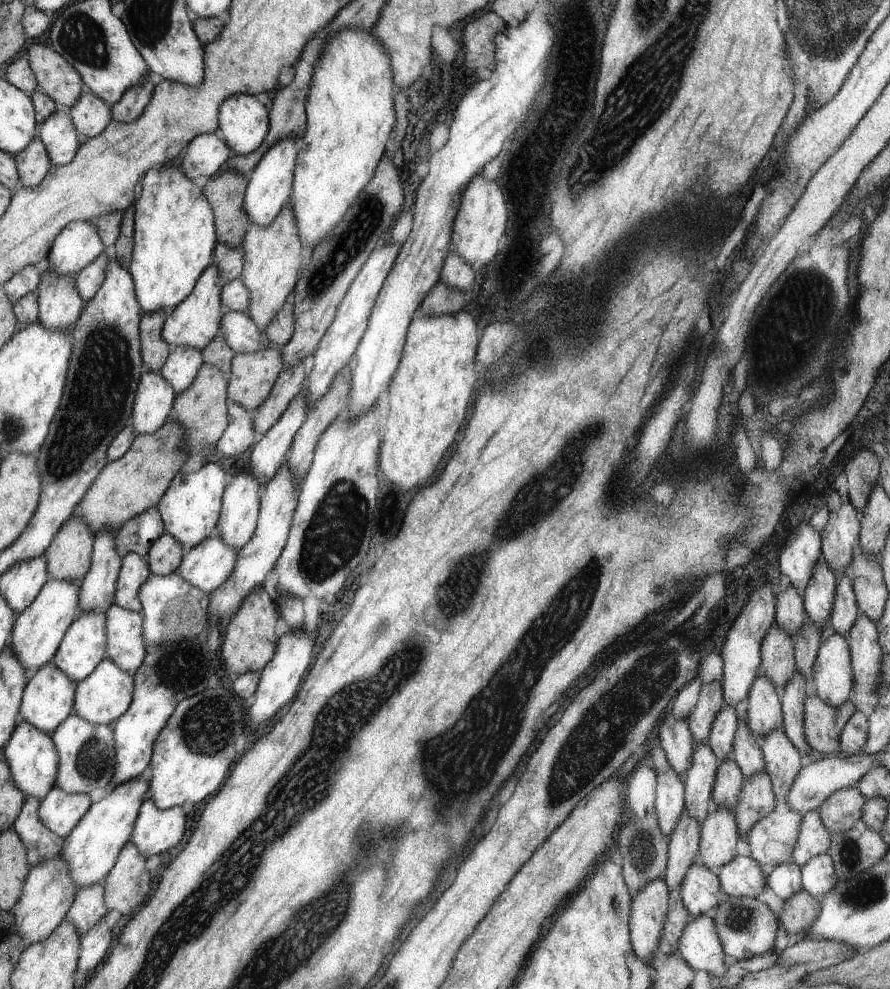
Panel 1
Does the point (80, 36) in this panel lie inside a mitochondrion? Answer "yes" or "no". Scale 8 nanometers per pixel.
yes

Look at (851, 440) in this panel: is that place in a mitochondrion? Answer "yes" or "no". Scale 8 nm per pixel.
no

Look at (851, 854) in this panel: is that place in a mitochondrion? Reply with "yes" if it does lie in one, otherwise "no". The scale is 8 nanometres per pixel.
yes

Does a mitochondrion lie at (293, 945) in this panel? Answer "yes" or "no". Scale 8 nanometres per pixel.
yes

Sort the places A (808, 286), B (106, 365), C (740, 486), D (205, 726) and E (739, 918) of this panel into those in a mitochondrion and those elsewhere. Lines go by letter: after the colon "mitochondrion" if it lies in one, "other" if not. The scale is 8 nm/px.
A: mitochondrion
B: mitochondrion
C: other
D: mitochondrion
E: mitochondrion

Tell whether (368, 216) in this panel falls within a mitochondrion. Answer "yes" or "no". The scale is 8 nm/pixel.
yes

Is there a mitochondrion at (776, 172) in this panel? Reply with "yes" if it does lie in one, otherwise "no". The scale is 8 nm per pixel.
no

